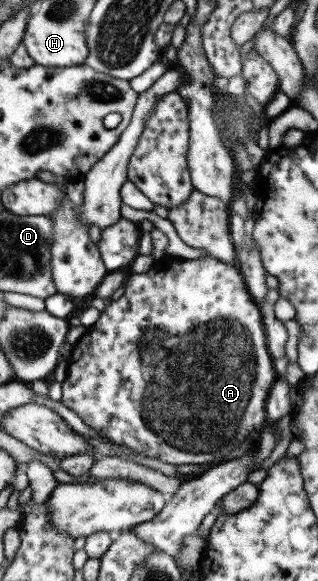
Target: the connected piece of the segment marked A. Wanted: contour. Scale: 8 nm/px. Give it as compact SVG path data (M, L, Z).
M166 254L154 261L145 273L131 274L126 282L125 292L117 301L111 301L101 312L99 319L86 333L73 344L69 357L68 373L62 383L61 403L77 413L82 422L91 427L99 436L132 448L145 457L156 458L161 462L179 464L206 464L219 462L222 456L235 450L249 435L258 435L266 422L266 402L273 383L280 377L275 371L274 359L266 343L266 328L262 312L254 298L247 291L243 276L237 264L221 262L211 256L195 260L176 258Z

